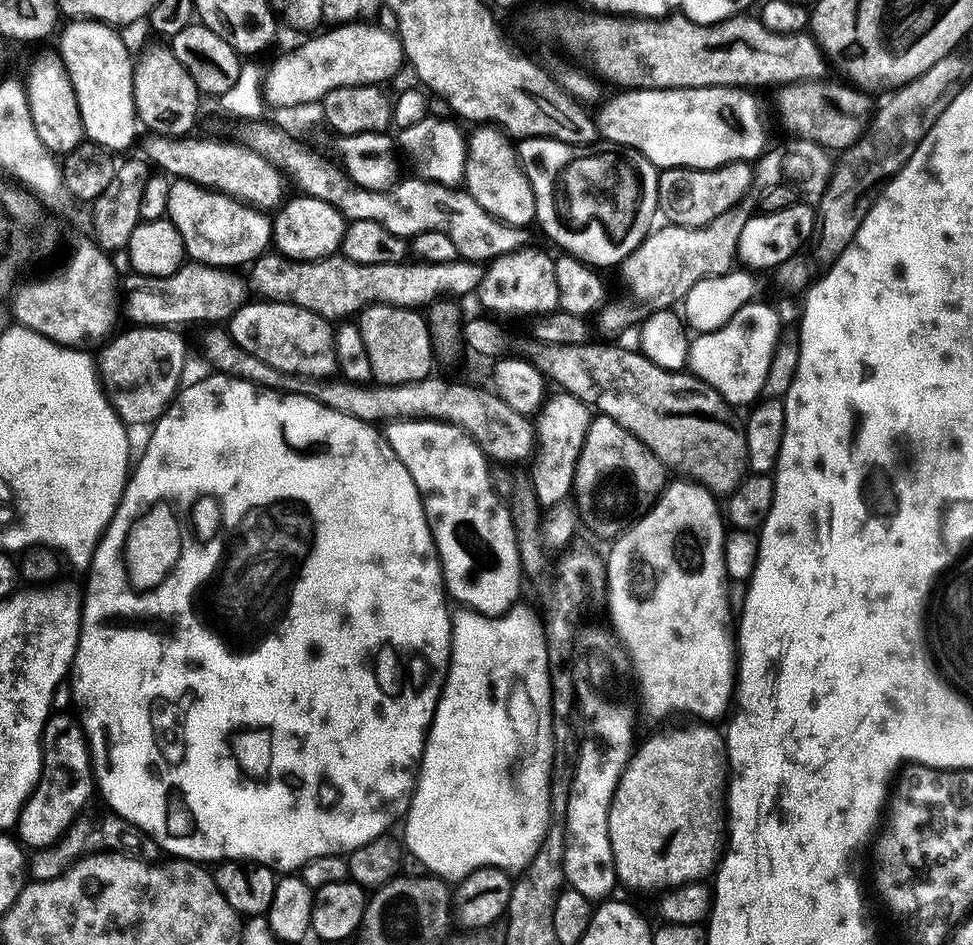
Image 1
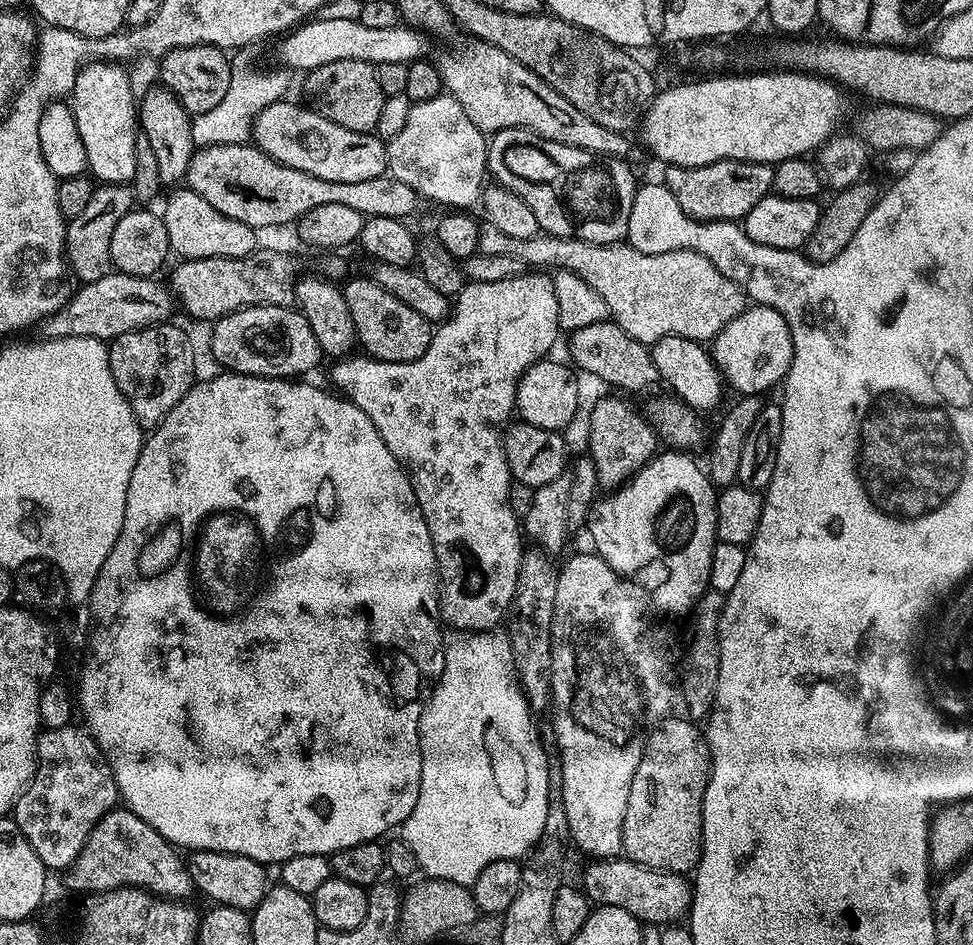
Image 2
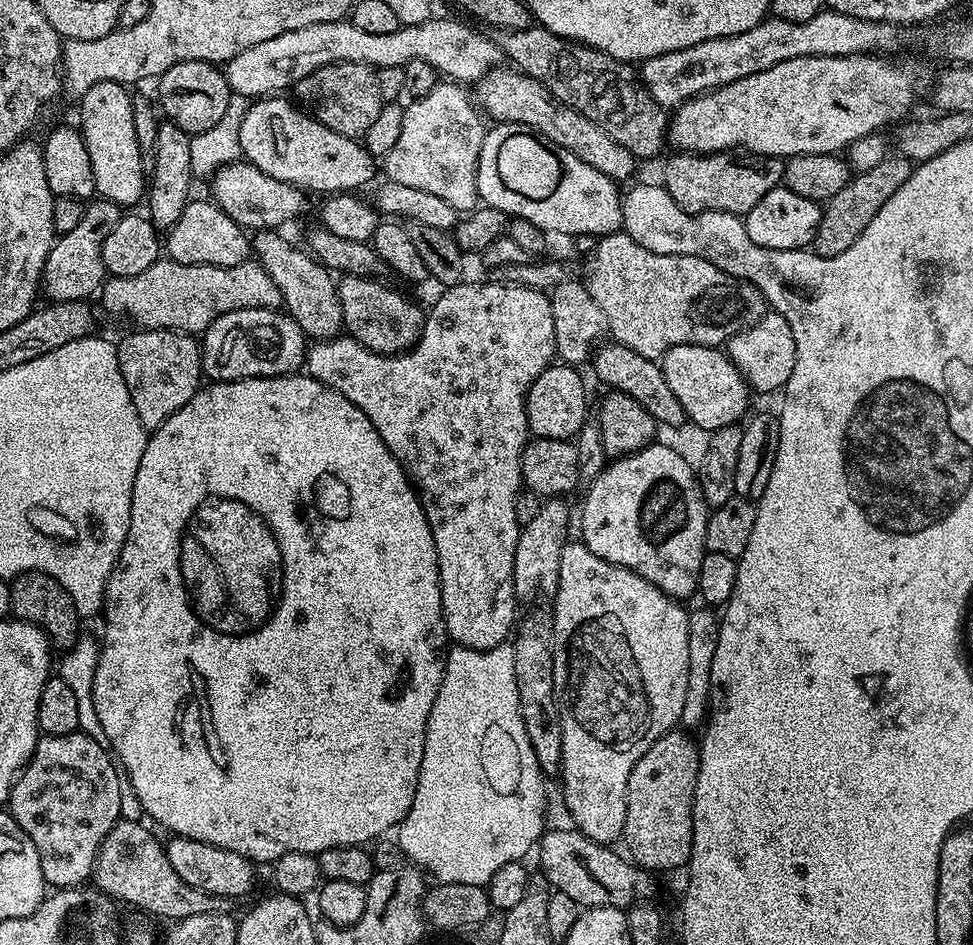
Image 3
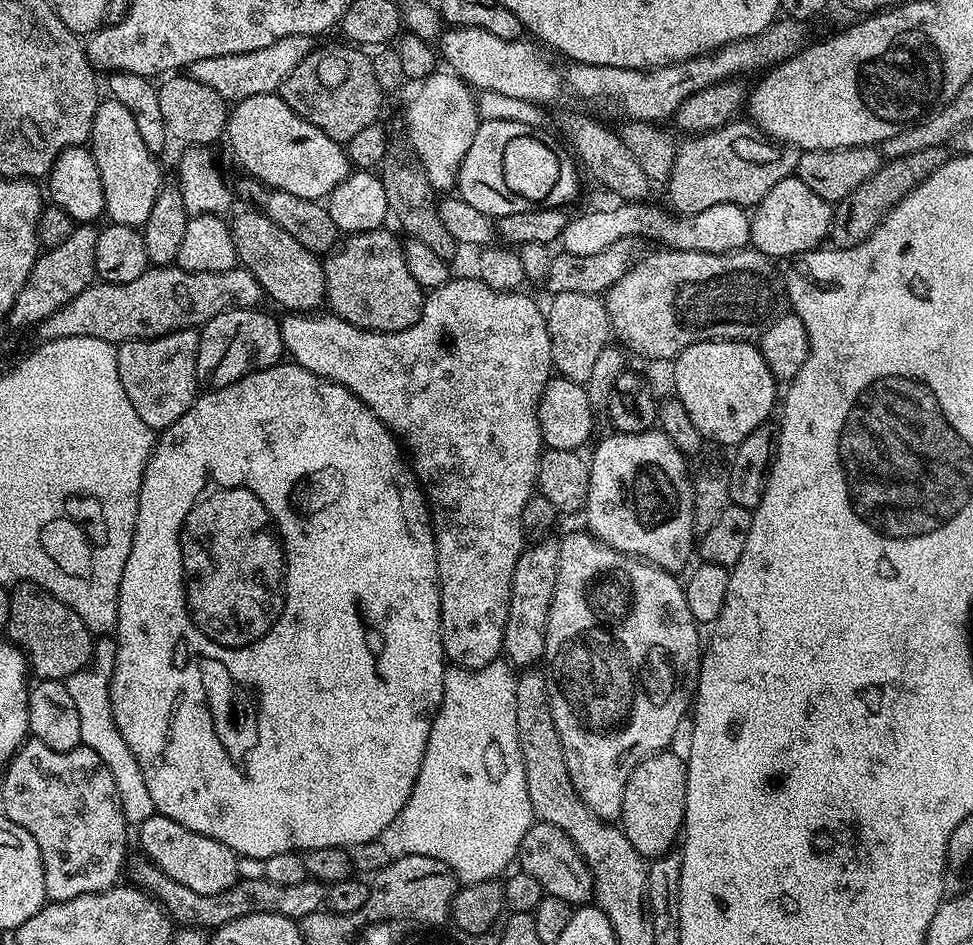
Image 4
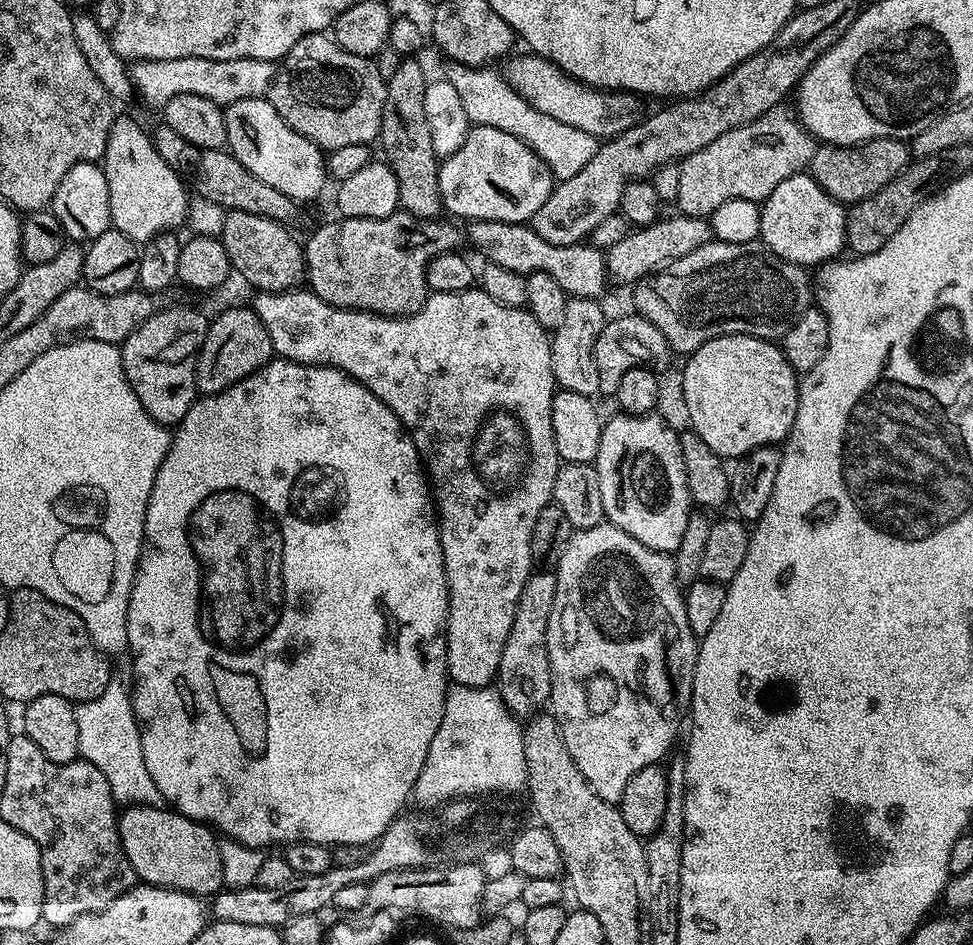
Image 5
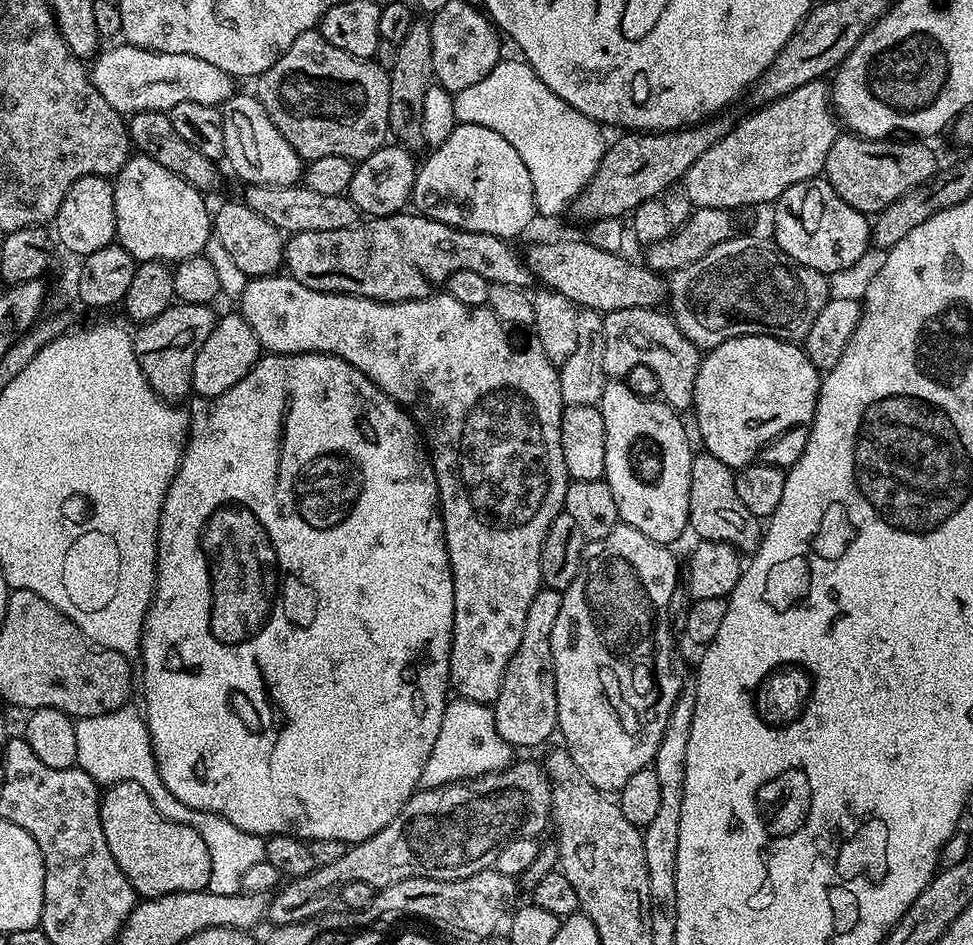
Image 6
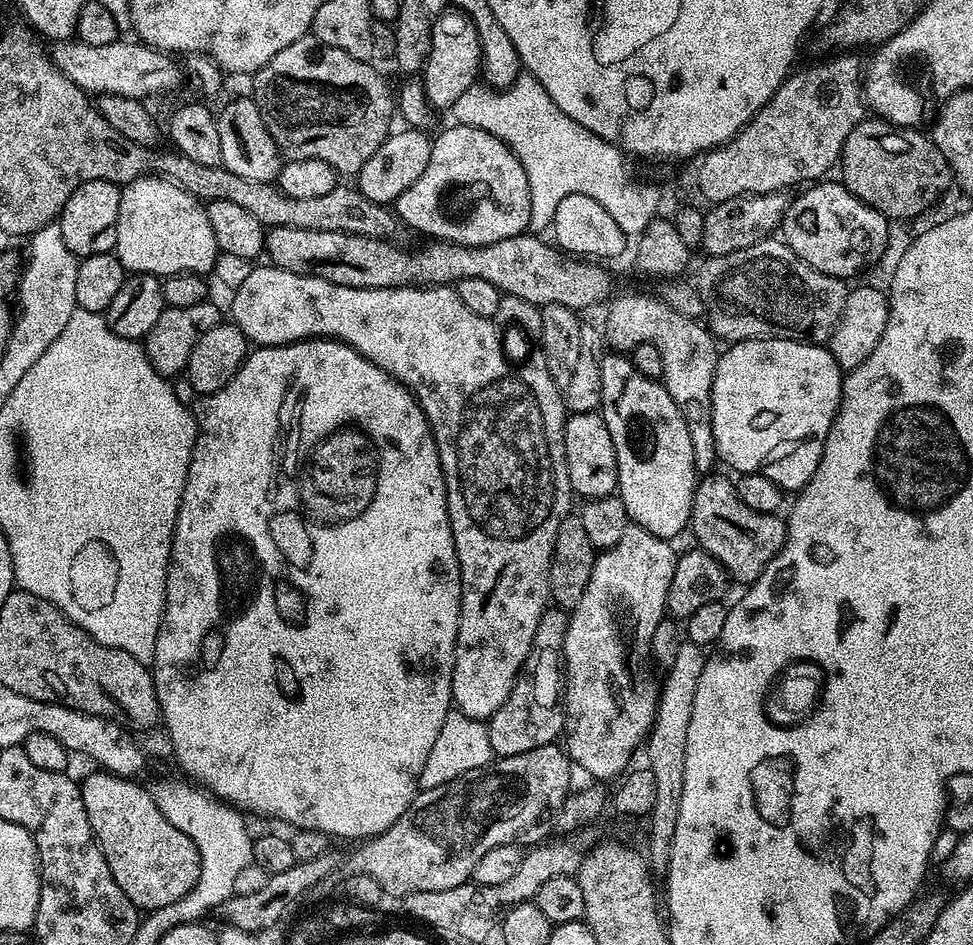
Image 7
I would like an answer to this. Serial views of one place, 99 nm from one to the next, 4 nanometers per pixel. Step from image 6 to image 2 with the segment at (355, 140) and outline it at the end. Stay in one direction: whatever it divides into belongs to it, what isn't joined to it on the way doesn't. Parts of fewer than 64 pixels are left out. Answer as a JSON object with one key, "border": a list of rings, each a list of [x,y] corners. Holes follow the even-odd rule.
{"border":[[[343,60],[342,62],[330,62],[326,66],[318,66],[307,73],[304,80],[304,92],[308,95],[307,107],[311,108],[322,118],[330,118],[338,126],[346,126],[346,130],[355,132],[372,132],[378,122],[378,114],[382,114],[382,106],[385,97],[382,94],[382,86],[378,86],[378,74],[376,65],[367,64],[361,60]]]}

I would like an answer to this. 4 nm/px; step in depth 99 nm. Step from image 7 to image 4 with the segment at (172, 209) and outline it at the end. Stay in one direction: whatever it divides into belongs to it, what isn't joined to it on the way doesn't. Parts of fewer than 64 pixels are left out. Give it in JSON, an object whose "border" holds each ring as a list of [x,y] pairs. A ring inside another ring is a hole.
{"border":[[[111,98],[101,99],[94,114],[90,151],[102,178],[107,219],[114,224],[140,228],[146,218],[150,218],[150,210],[154,210],[154,202],[162,187],[160,164],[156,161],[159,159],[146,150],[146,142],[142,142],[138,125],[134,123],[134,114],[130,114],[122,102]]]}

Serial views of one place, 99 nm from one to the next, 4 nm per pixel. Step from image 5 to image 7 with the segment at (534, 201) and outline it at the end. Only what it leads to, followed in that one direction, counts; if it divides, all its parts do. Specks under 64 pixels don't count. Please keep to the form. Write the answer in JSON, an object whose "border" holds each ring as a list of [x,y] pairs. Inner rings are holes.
{"border":[[[453,123],[451,127],[432,140],[430,162],[426,162],[422,178],[418,178],[418,182],[414,182],[414,186],[410,186],[410,190],[403,192],[394,202],[395,215],[414,231],[428,236],[424,238],[464,244],[467,248],[502,242],[502,238],[521,235],[530,222],[530,182],[522,162],[518,162],[507,144],[486,130],[458,123]]]}

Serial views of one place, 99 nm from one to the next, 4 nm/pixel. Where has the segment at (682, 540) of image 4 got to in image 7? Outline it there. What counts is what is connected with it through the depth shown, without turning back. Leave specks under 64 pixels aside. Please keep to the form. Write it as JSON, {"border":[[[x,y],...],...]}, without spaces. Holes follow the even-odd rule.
{"border":[[[604,354],[600,357],[602,398],[599,411],[606,422],[606,430],[610,430],[610,438],[614,438],[618,462],[618,495],[626,506],[629,521],[635,527],[645,528],[650,534],[668,541],[672,535],[689,527],[692,518],[698,473],[694,466],[694,446],[690,446],[690,430],[686,430],[686,418],[660,380],[643,376],[627,355],[612,355],[616,356]]]}

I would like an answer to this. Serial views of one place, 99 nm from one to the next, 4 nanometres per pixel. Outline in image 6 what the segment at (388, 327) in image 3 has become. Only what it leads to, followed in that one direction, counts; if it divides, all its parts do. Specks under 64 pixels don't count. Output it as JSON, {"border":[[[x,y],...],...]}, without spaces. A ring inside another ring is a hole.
{"border":[[[405,210],[403,212],[395,212],[392,216],[368,218],[363,222],[356,224],[353,228],[346,228],[344,230],[310,230],[309,232],[293,232],[284,242],[283,267],[286,269],[287,275],[293,276],[295,280],[302,282],[302,286],[306,286],[310,290],[318,290],[319,292],[341,292],[347,296],[361,296],[362,298],[370,298],[371,300],[381,300],[387,304],[402,302],[403,300],[424,300],[439,289],[436,288],[439,284],[440,287],[447,285],[448,276],[454,274],[454,270],[478,270],[478,274],[482,274],[482,278],[486,278],[489,284],[505,284],[506,286],[527,289],[529,287],[528,283],[533,283],[534,280],[532,269],[528,267],[525,257],[521,255],[521,253],[519,256],[519,254],[508,244],[511,243],[502,236],[482,234],[481,232],[467,232],[461,228],[452,228],[449,224],[431,220],[429,216],[421,216]]]}

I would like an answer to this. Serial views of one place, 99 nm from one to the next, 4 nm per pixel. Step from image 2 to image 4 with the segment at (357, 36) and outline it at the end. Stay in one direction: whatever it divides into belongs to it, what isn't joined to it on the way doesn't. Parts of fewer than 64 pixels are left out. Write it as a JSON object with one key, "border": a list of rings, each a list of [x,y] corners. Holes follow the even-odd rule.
{"border":[[[452,26],[447,31],[448,33],[445,36],[443,33],[438,40],[443,63],[445,60],[448,63],[445,65],[466,85],[480,92],[506,94],[506,98],[518,98],[537,106],[552,104],[555,100],[563,98],[563,72],[539,52],[541,49],[535,43],[524,38],[518,40],[498,38],[498,34],[490,34],[481,28]],[[287,36],[274,46],[262,46],[262,50],[250,50],[242,54],[230,54],[218,58],[202,58],[194,62],[190,74],[202,86],[210,86],[226,102],[235,102],[254,98],[254,94],[275,93],[280,83],[306,58],[309,52],[313,51],[314,40],[310,36]]]}

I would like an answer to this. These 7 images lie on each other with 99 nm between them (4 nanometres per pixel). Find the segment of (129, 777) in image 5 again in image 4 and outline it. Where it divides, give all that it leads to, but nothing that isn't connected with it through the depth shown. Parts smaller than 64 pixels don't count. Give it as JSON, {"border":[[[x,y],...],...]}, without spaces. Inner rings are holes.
{"border":[[[104,634],[93,643],[92,662],[81,672],[68,676],[67,686],[78,706],[78,726],[82,730],[80,739],[83,747],[94,750],[106,766],[110,766],[110,774],[114,774],[114,786],[118,786],[118,798],[122,798],[122,814],[129,825],[139,826],[153,811],[152,799],[146,790],[146,778],[142,778],[142,770],[130,754],[122,734],[118,734],[118,726],[112,717],[110,706],[110,682],[116,661],[117,643],[111,635]]]}

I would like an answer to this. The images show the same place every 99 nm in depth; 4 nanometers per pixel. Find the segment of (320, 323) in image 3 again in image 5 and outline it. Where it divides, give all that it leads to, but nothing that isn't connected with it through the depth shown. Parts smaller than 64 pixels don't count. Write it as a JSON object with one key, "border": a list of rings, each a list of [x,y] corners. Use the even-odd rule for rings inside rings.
{"border":[[[229,211],[225,218],[225,228],[222,235],[224,249],[232,263],[232,271],[238,277],[241,276],[248,284],[253,284],[253,289],[262,292],[291,292],[301,287],[305,279],[304,274],[304,250],[301,241],[295,240],[288,233],[289,229],[277,220],[262,218],[258,214],[249,212]]]}

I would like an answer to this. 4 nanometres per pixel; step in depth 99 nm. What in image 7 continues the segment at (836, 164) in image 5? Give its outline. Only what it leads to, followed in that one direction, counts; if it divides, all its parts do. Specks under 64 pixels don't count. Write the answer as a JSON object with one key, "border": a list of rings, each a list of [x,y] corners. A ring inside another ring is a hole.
{"border":[[[865,118],[850,130],[850,138],[846,138],[840,151],[839,172],[839,179],[850,194],[892,222],[922,215],[954,180],[942,150],[925,133],[923,136],[916,128],[899,129],[879,118]]]}

